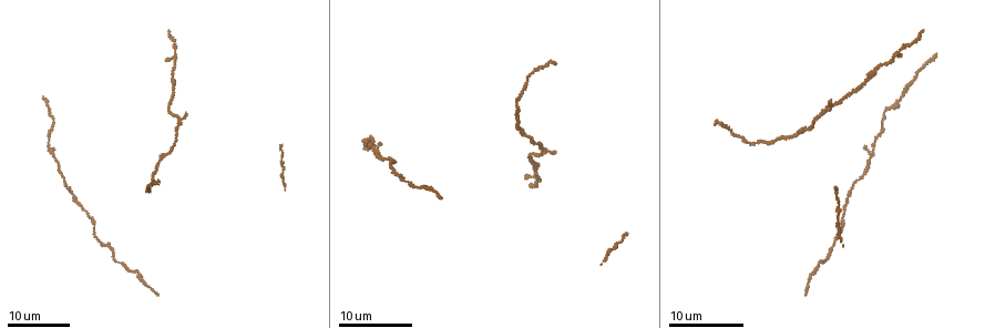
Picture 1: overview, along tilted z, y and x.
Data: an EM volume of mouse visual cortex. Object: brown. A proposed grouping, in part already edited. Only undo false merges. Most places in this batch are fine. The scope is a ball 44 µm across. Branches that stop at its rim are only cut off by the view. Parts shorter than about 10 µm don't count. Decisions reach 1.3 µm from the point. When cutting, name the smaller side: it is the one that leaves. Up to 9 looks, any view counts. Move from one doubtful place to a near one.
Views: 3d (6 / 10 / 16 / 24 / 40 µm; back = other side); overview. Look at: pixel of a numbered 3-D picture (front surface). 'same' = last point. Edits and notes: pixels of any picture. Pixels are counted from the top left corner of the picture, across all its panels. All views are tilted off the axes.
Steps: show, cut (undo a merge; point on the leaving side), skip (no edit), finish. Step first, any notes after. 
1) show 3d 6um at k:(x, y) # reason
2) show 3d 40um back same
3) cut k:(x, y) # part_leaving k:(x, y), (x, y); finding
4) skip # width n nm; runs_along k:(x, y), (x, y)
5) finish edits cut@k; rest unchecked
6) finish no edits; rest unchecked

show 3d 24um at 1:(794, 137)

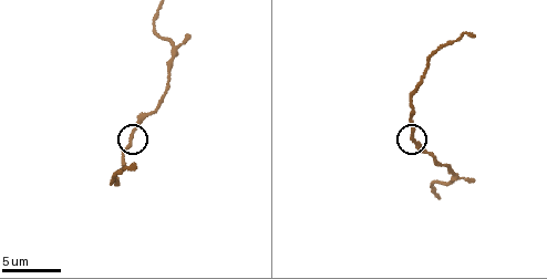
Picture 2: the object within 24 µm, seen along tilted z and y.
show 3d 6um at 2:(132, 136)

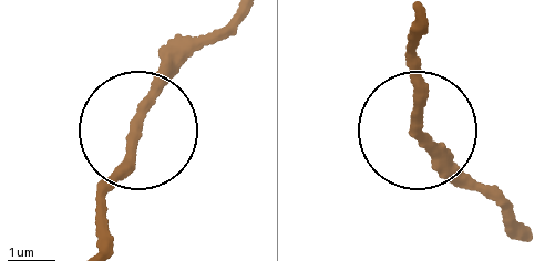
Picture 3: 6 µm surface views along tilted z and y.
skip # side_arm 37 um; runs_along 3:(411, 134), (470, 183); continuous, no second neuron

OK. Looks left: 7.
show 3d 16um at 1:(850, 189)

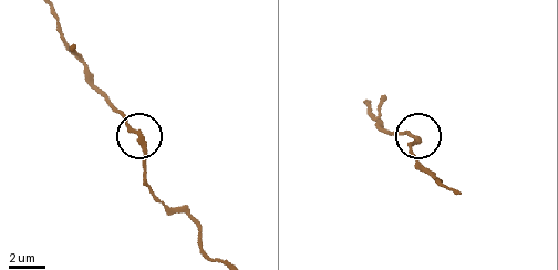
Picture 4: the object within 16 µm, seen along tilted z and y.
show 3d 10um at 4:(135, 132)

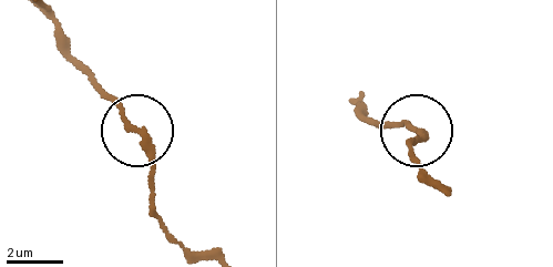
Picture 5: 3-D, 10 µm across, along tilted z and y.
skip # one neuron here

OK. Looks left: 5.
show 3d 16um at 1:(875, 69)

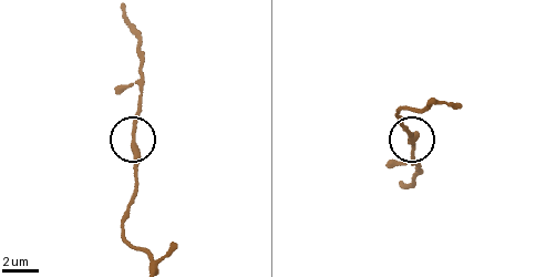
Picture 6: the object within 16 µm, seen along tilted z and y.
show 3d 10um at 6:(133, 138)

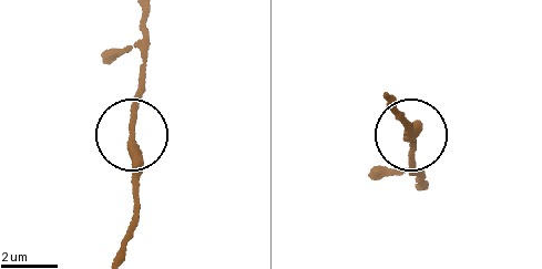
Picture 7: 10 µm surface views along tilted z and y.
skip # one neuron here

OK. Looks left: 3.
show 3d 6um at 2:(174, 49) # three arms meet

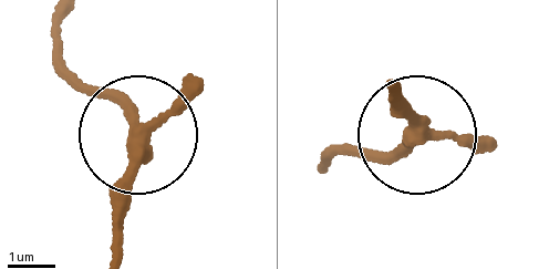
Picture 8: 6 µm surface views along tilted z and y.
skip # width 260 nm; runs_along 8:(120, 246), (134, 138), (115, 99), (64, 74); all the same neuron

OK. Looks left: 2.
finish no edits; rest unchecked

